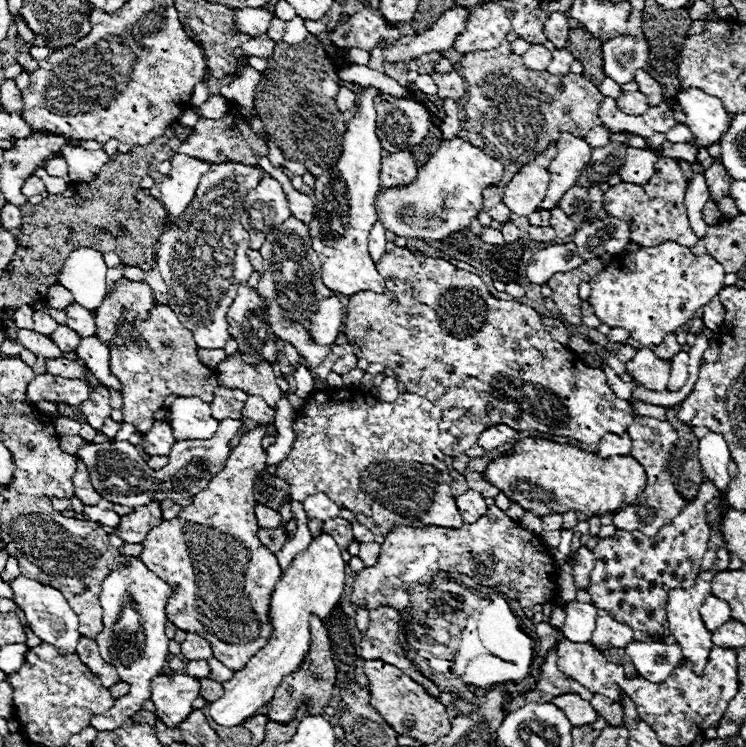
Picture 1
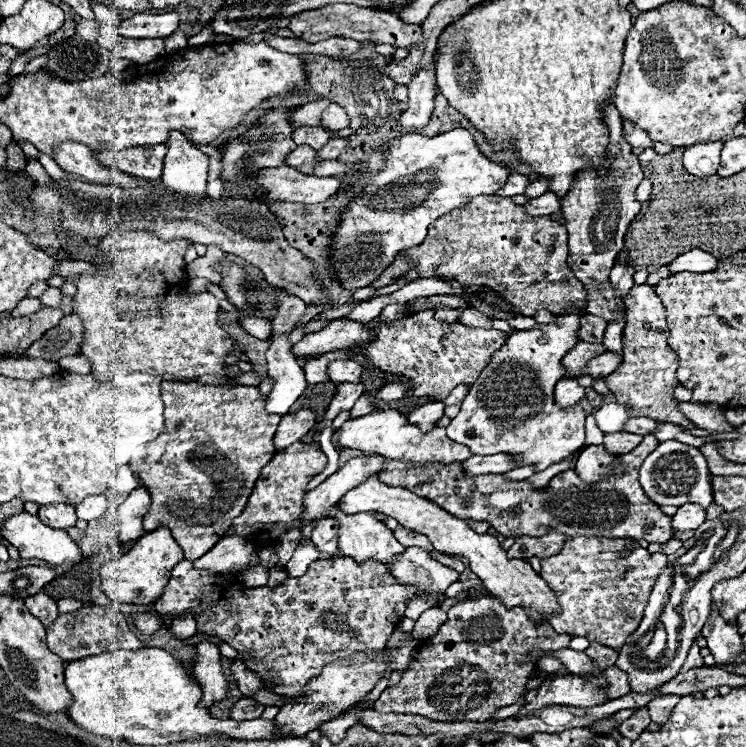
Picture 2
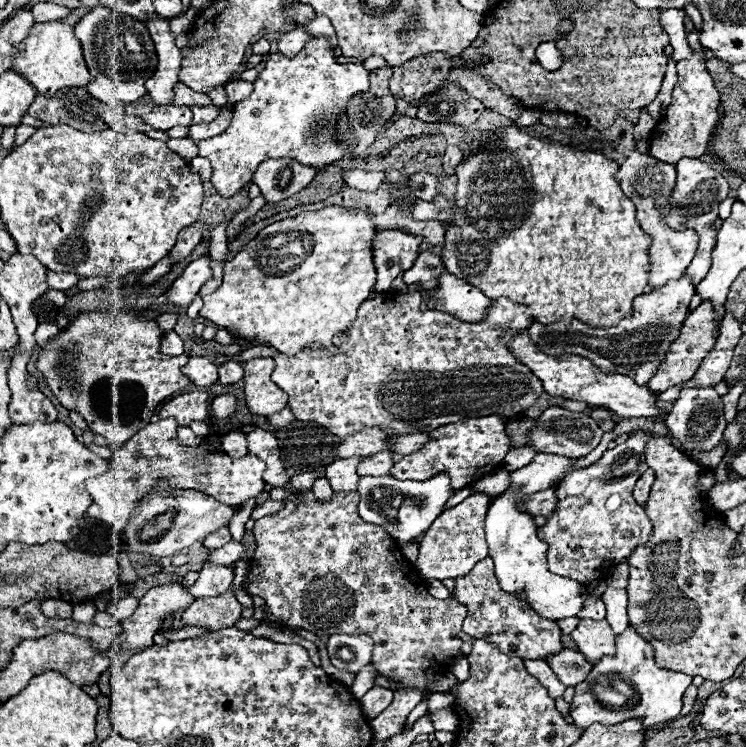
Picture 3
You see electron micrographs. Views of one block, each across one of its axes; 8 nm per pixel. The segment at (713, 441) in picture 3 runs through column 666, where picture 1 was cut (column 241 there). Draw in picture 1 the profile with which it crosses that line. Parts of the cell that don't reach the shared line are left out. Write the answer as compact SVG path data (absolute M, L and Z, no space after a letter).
M244 418L222 420L220 428L216 430L216 436L212 436L210 440L176 440L170 452L170 462L160 470L150 470L148 464L140 458L138 448L130 444L128 440L102 442L102 444L84 440L76 456L84 460L88 468L88 476L96 492L100 492L102 498L114 504L138 508L154 500L158 502L160 500L182 500L182 498L194 496L196 492L204 490L204 486L212 480L212 476L220 472L220 468L224 468L224 462L230 456L230 440L242 428L242 422Z

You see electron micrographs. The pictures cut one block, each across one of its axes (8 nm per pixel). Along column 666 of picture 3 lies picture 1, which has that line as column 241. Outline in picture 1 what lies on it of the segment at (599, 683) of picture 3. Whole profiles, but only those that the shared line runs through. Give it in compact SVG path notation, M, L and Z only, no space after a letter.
M328 534L312 538L308 548L294 558L272 592L270 618L274 626L274 638L256 656L252 656L252 660L240 672L236 672L232 680L222 684L224 696L216 702L210 702L210 718L222 726L232 728L242 724L244 718L252 716L258 708L266 706L272 700L282 678L294 672L308 652L308 616L316 614L318 618L326 618L344 594L344 568L346 564L342 560L342 550Z

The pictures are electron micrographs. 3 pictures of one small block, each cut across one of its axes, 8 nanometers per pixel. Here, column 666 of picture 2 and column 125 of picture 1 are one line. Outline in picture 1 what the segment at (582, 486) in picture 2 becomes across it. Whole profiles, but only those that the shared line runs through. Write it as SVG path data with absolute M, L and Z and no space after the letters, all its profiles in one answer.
M160 502L146 504L144 508L136 508L132 514L122 516L120 528L116 528L116 532L120 534L120 538L124 542L140 544L140 542L144 542L144 536L160 522L162 522Z

